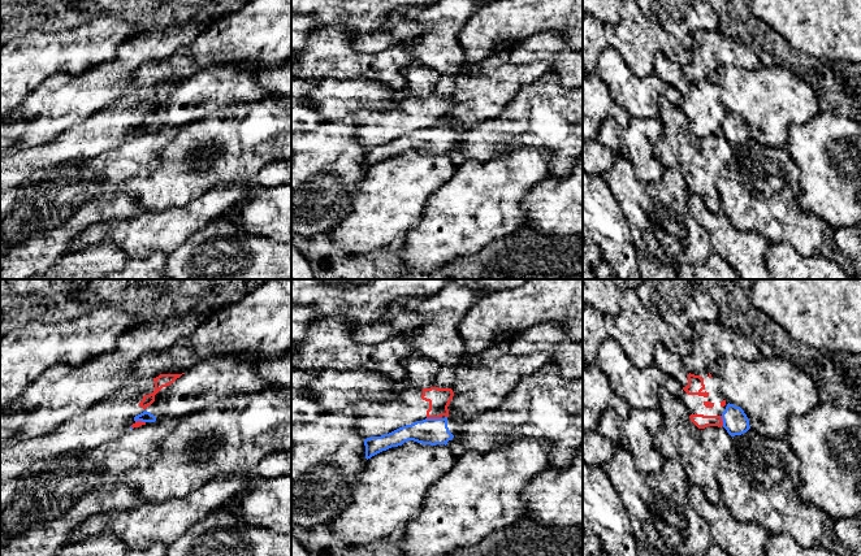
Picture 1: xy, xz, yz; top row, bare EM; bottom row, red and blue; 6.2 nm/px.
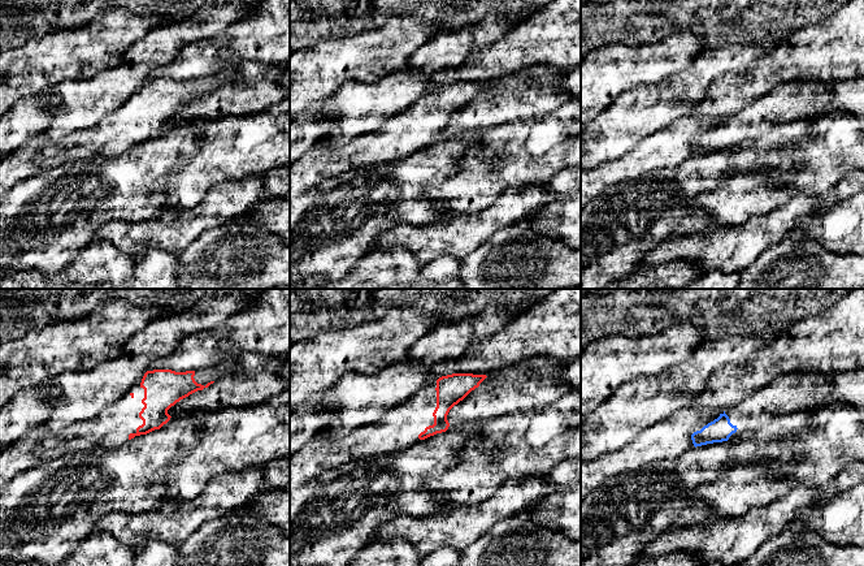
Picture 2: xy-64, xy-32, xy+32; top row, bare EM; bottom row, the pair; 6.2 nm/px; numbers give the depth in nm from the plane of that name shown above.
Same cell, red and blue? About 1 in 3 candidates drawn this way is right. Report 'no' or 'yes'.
no

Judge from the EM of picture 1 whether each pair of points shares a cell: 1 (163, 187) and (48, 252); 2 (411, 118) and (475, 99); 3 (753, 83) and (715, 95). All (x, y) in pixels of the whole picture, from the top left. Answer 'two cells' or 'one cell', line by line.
1: two cells
2: two cells
3: two cells

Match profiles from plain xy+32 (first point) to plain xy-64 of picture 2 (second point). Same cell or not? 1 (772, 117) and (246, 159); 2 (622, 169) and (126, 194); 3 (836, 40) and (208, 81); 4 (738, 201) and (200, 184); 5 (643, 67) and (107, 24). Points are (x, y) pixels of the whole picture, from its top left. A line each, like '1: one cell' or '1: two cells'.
1: two cells
2: two cells
3: two cells
4: one cell
5: one cell

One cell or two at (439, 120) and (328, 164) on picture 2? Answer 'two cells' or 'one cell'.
one cell

